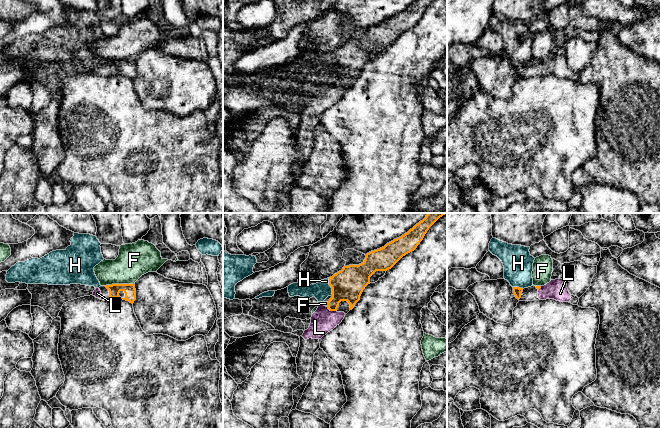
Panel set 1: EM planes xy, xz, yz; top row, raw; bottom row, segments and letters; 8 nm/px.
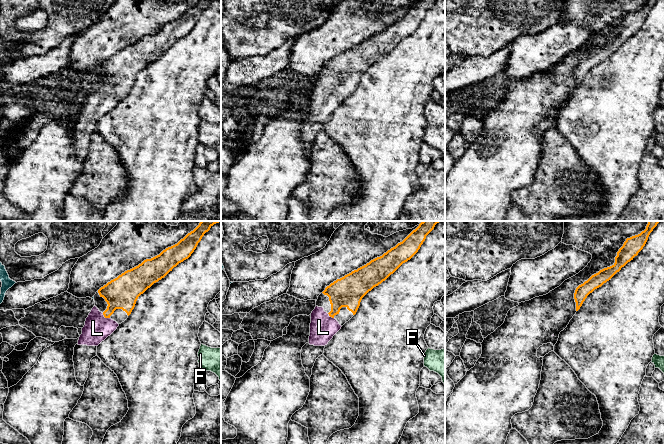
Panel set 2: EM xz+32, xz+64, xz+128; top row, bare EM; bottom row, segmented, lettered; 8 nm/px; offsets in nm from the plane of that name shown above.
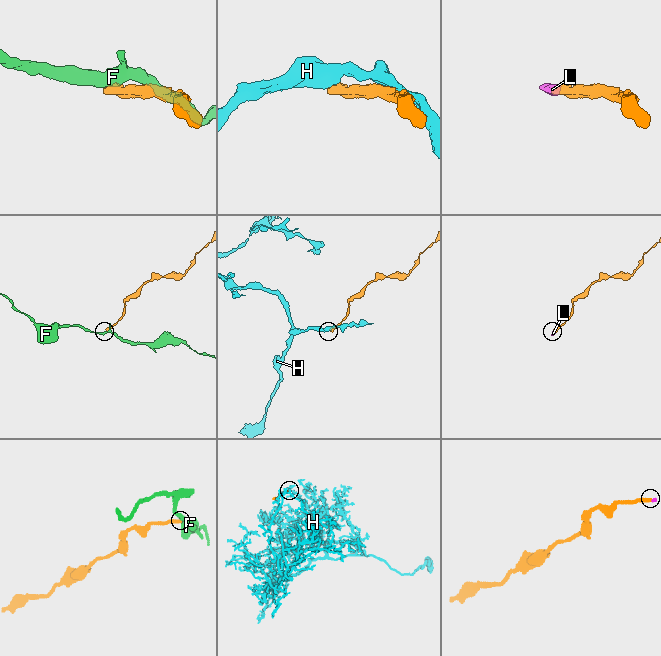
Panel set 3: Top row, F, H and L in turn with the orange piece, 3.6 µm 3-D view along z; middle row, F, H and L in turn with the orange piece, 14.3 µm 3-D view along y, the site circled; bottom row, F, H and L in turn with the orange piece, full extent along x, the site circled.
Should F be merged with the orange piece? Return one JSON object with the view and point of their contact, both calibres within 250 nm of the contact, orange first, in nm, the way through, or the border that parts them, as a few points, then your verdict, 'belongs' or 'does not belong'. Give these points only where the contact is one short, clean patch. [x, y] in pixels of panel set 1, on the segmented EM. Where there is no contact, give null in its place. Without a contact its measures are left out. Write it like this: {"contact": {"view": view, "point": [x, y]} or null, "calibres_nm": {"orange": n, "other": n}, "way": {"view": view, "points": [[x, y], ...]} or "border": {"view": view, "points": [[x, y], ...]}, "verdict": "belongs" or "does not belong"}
{"contact": {"view": "xy", "point": [119, 284]}, "calibres_nm": {"orange": 100, "other": 280}, "border": {"view": "xy", "points": [[134, 283], [112, 283], [105, 286]]}, "verdict": "does not belong"}

